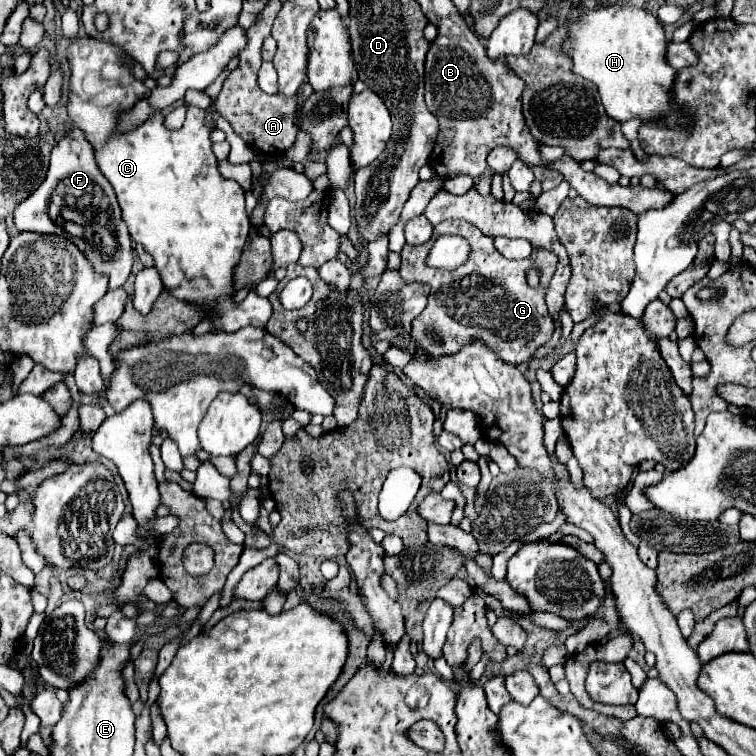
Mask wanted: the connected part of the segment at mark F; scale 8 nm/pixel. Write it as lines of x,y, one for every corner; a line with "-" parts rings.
71,128
51,150
51,164
41,186
13,212
17,232
45,232
71,240
101,274
109,276
109,288
121,288
131,274
131,238
113,192
113,186
97,168
93,146
79,128

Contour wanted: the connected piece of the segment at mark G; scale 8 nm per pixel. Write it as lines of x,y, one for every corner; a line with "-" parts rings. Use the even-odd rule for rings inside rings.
445,220
435,230
429,242
421,246
405,244
401,250
399,274
405,282
425,282
431,286
427,308
413,320
413,342
429,352
431,356
457,354
465,344
483,342
491,352
495,352
507,364
519,366
529,360
533,352
543,346
555,332
555,324
549,316
545,304
545,288
557,268
557,254
549,248
533,248
529,258
507,260
489,236
479,232
473,224
465,220
-
443,234
455,234
469,242
471,254
465,264
455,270
433,268
427,264
433,242
-
537,270
541,274
541,286
531,288
527,284
527,272
-
427,328
435,328
443,336
443,344
433,344
425,336

